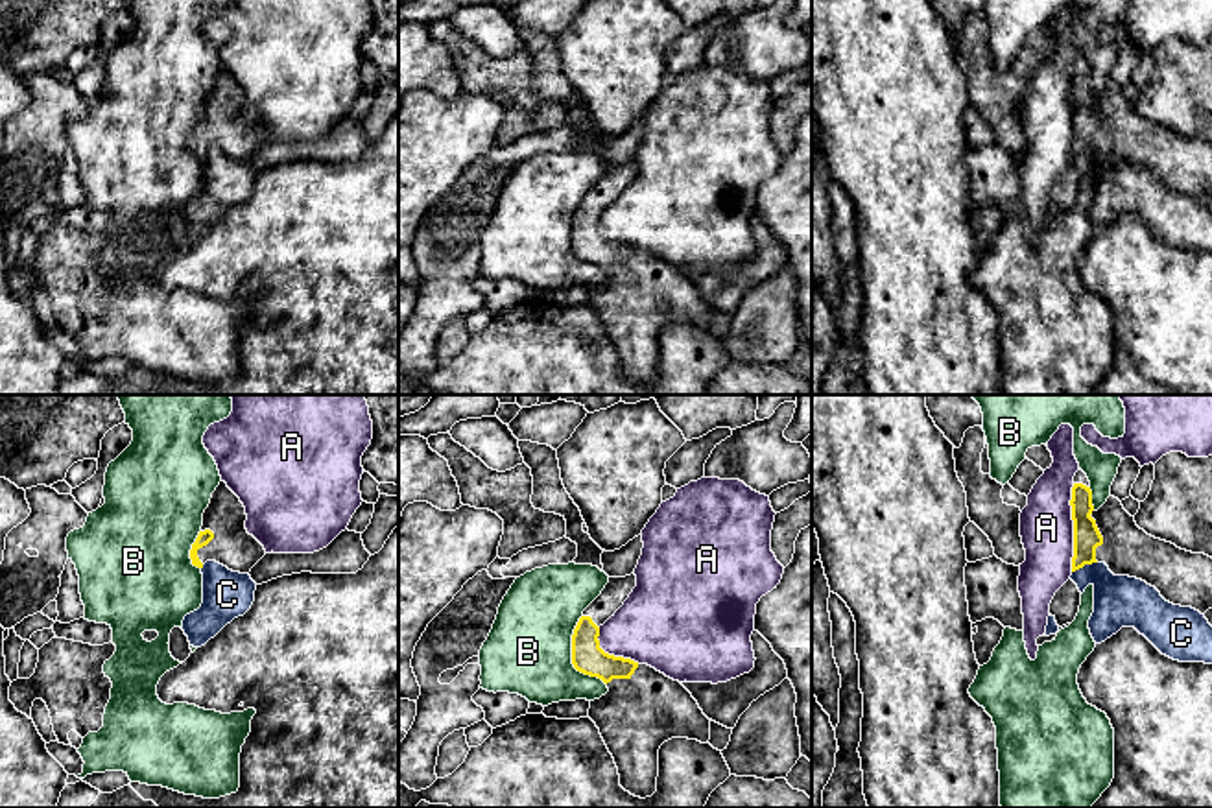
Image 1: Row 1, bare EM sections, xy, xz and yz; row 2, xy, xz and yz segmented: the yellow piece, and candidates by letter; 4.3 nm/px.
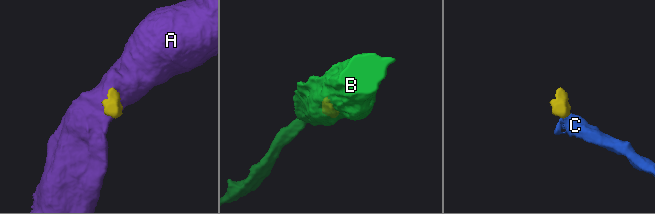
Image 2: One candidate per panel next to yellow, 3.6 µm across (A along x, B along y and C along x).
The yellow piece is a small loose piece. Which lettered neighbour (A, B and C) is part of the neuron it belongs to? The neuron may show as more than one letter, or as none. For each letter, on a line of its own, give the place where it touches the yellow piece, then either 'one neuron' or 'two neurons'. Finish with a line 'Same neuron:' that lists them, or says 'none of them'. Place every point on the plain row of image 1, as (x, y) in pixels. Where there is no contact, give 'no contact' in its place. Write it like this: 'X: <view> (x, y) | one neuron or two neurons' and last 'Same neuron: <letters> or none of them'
A: yz (1074, 115) | two neurons
B: xz (572, 244) | two neurons
C: yz (1083, 152) | two neurons
Same neuron: none of them

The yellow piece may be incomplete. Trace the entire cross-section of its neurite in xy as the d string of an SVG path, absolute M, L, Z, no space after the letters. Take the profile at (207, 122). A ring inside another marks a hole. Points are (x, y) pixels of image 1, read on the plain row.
M220 68L190 137L192 151L203 155L207 148L216 148L232 159L249 160L266 137L247 120L245 107L244 90L225 68Z

